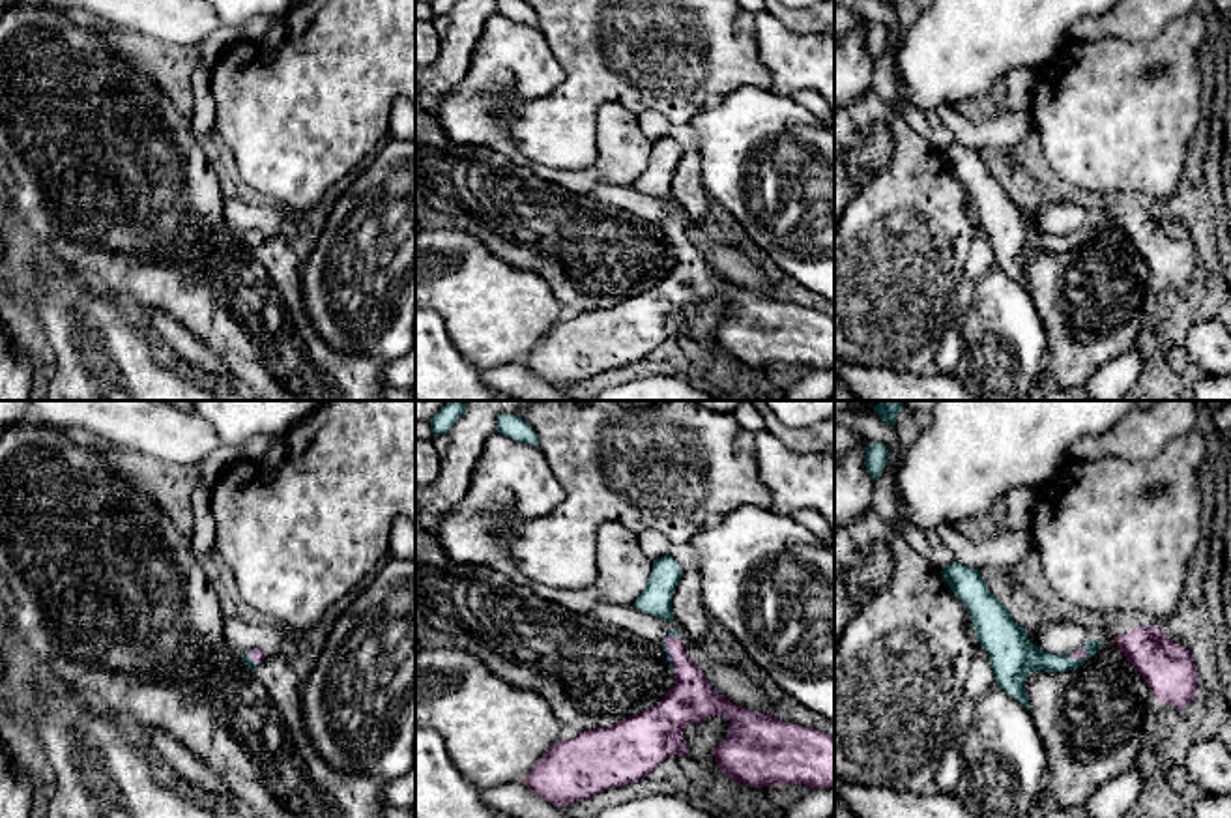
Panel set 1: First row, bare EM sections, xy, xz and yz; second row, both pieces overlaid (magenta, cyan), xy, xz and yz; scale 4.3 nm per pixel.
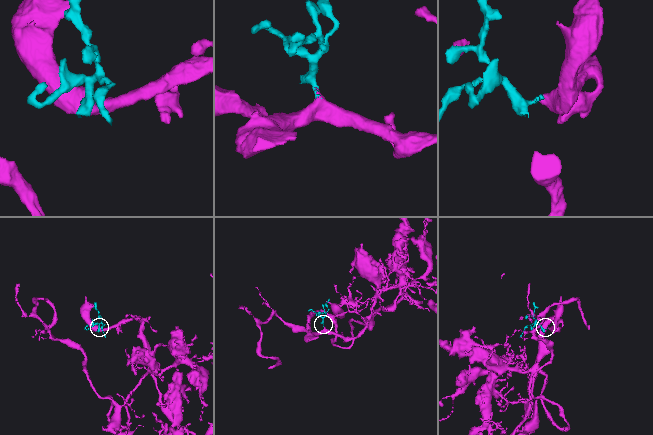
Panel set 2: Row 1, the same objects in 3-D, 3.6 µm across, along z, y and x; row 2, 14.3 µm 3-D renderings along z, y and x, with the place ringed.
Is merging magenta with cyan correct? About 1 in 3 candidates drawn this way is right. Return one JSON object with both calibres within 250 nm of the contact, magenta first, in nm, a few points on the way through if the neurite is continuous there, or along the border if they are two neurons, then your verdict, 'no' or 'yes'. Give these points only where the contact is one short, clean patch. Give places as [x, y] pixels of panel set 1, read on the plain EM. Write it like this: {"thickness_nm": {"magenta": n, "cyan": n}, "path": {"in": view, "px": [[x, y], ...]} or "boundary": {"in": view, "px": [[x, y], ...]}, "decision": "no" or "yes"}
{"thickness_nm": {"magenta": 200, "cyan": 20}, "path": {"in": "xz", "px": [[691, 279], [689, 257], [670, 236], [665, 221]]}, "decision": "yes"}

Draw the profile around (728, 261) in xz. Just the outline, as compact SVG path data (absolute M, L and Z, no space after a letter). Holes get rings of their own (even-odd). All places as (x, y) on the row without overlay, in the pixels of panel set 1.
M601 183L587 193L589 198L632 213L644 221L662 225L673 210L685 226L688 240L703 253L709 266L726 281L756 294L775 296L763 270L739 247L713 241L698 223L690 221L675 202L645 195L634 185Z

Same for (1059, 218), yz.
M1048 197L1038 208L1031 210L1031 215L1044 232L1055 236L1074 234L1089 221L1085 208Z

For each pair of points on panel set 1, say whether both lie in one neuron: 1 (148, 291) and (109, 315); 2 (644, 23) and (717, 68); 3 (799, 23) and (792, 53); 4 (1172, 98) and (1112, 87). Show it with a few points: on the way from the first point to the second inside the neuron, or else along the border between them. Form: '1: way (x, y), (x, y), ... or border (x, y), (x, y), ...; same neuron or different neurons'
1: border (88, 283), (101, 292), (122, 298), (131, 307); different neurons
2: way (663, 42), (698, 55); same neuron
3: border (777, 19), (796, 30), (814, 32); different neurons
4: way (1157, 98), (1127, 98); same neuron

